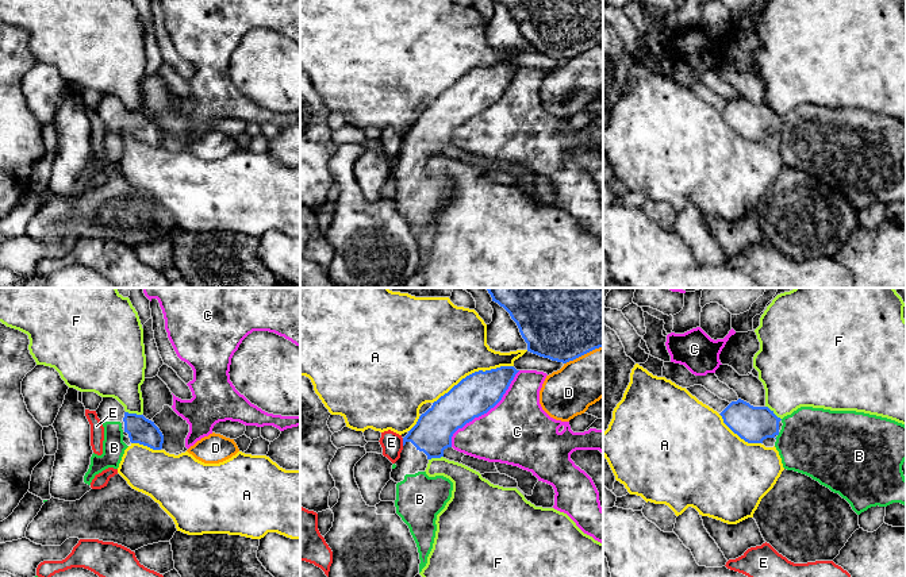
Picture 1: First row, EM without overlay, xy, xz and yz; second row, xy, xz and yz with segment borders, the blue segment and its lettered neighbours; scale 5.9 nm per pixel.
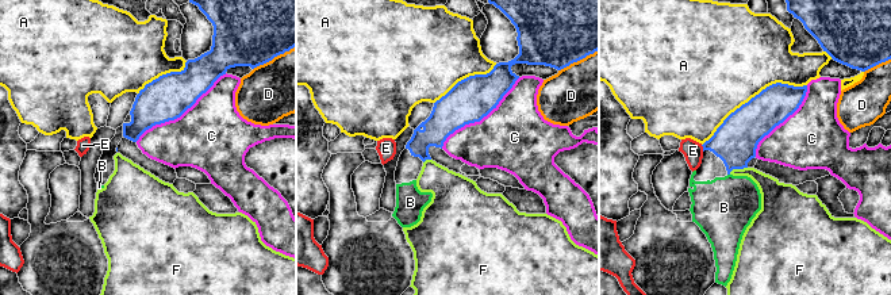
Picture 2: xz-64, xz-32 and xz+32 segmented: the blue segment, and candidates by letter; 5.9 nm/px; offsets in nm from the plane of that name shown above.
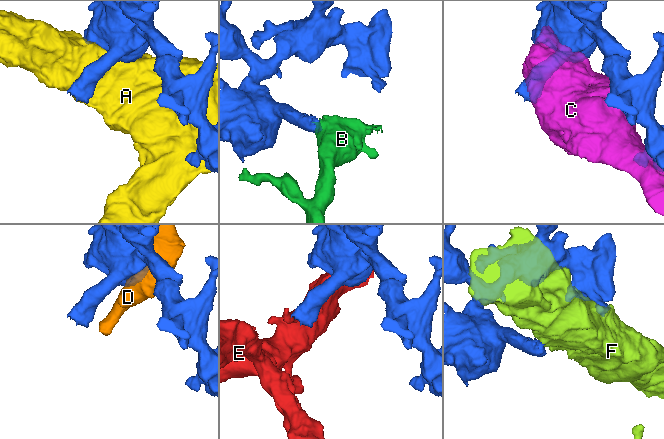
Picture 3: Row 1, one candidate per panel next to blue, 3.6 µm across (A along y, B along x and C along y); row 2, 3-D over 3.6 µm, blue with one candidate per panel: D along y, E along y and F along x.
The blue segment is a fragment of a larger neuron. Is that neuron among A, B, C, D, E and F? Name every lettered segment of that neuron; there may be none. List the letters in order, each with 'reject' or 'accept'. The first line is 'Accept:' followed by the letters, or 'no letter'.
Accept: B
A: reject
B: accept
C: reject
D: reject
E: reject
F: reject

